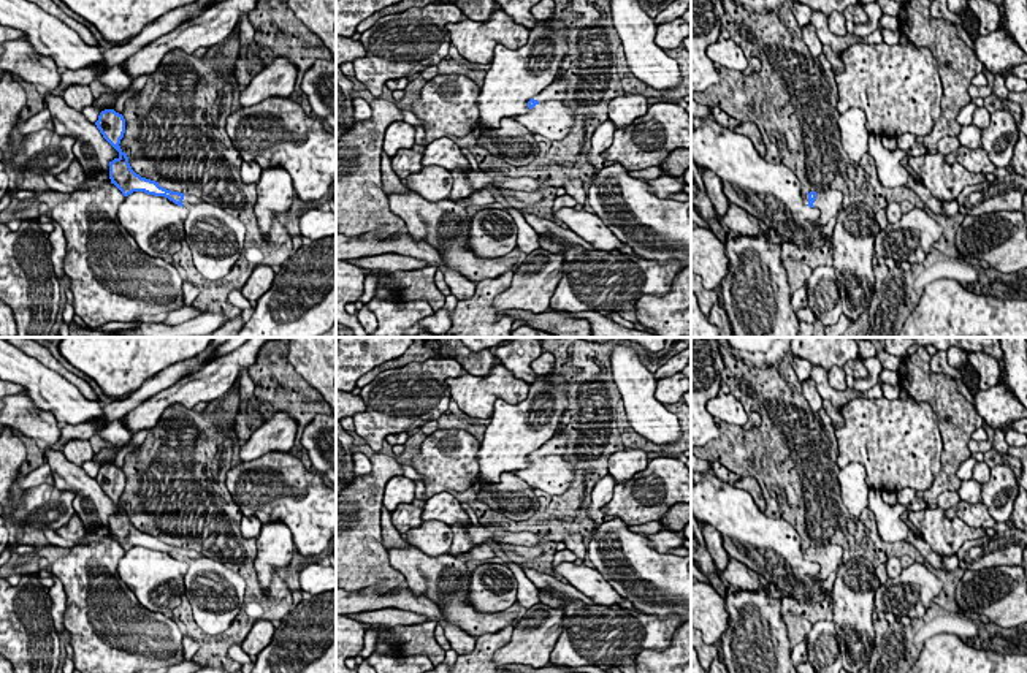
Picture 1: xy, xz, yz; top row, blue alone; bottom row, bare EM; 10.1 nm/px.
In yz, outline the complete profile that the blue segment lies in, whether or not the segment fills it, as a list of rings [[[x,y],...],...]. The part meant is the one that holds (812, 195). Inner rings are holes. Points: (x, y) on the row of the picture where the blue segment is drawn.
[[[838,190],[810,192],[804,196],[804,204],[816,207],[819,211],[816,225],[826,226],[843,207],[843,195]]]

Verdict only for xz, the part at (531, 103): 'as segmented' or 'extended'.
extended

